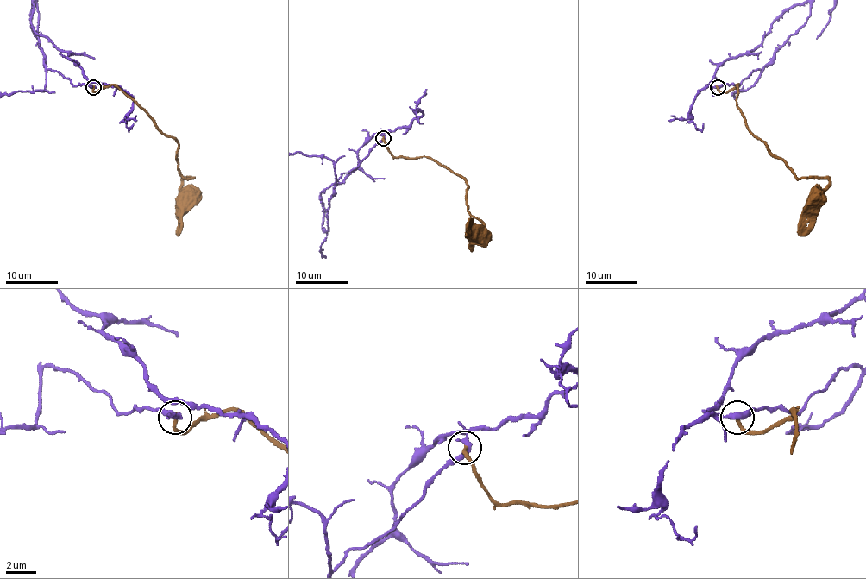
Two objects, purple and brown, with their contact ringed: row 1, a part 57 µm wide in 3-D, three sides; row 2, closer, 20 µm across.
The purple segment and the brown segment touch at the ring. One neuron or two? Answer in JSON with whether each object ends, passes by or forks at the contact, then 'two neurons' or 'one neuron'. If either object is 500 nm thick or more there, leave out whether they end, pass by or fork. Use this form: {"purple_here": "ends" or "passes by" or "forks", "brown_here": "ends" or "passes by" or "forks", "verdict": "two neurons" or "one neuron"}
{"purple_here": "passes by", "brown_here": "ends", "verdict": "two neurons"}

